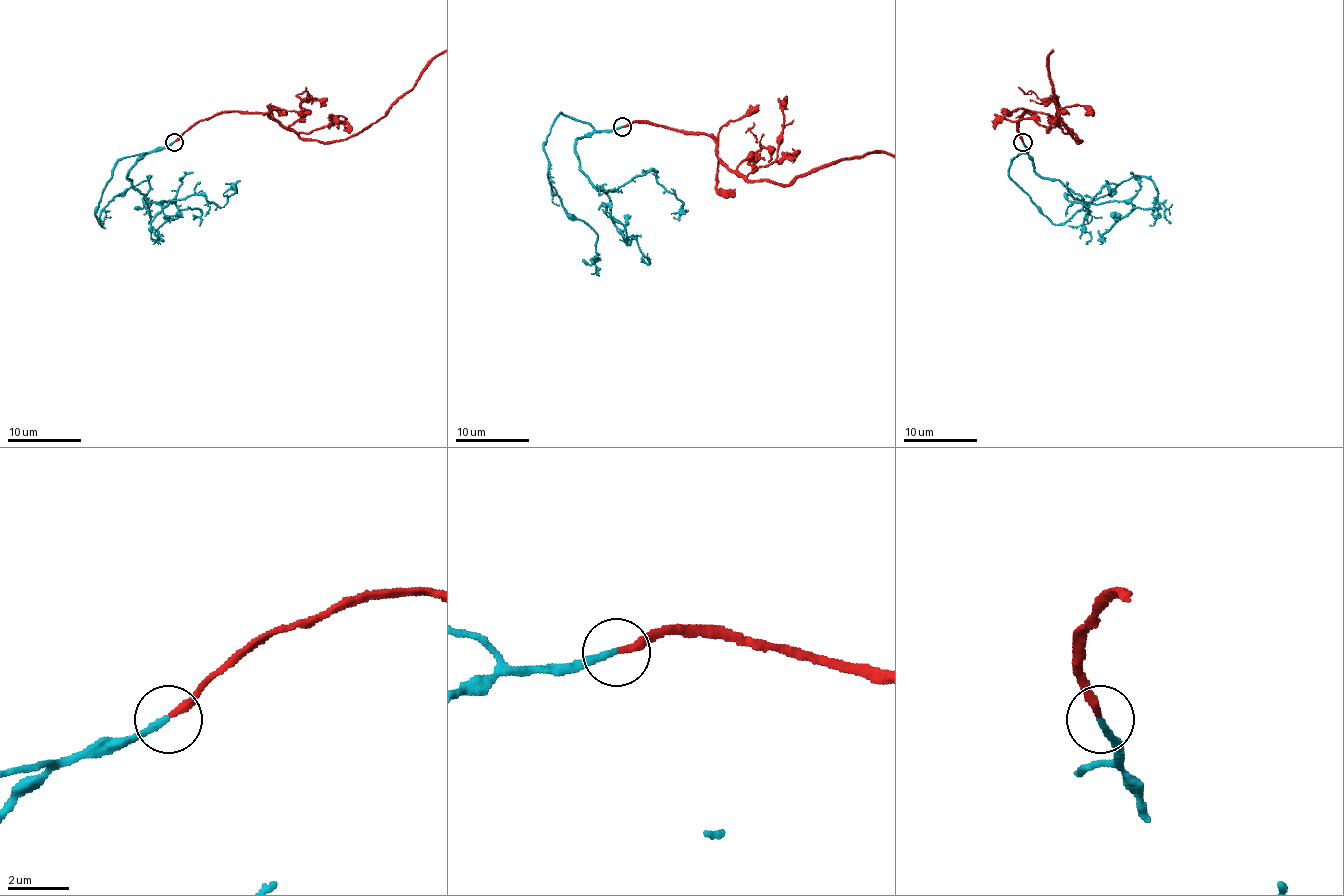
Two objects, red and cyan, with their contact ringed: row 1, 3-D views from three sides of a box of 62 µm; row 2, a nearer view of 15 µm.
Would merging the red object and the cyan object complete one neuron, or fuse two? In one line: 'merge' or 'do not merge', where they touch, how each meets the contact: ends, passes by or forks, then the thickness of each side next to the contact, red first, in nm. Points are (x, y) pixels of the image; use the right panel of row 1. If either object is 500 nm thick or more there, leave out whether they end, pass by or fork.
merge; at (1023, 142); red ends there; cyan ends there; 240 nm thick on the red side, 200 nm on the other

